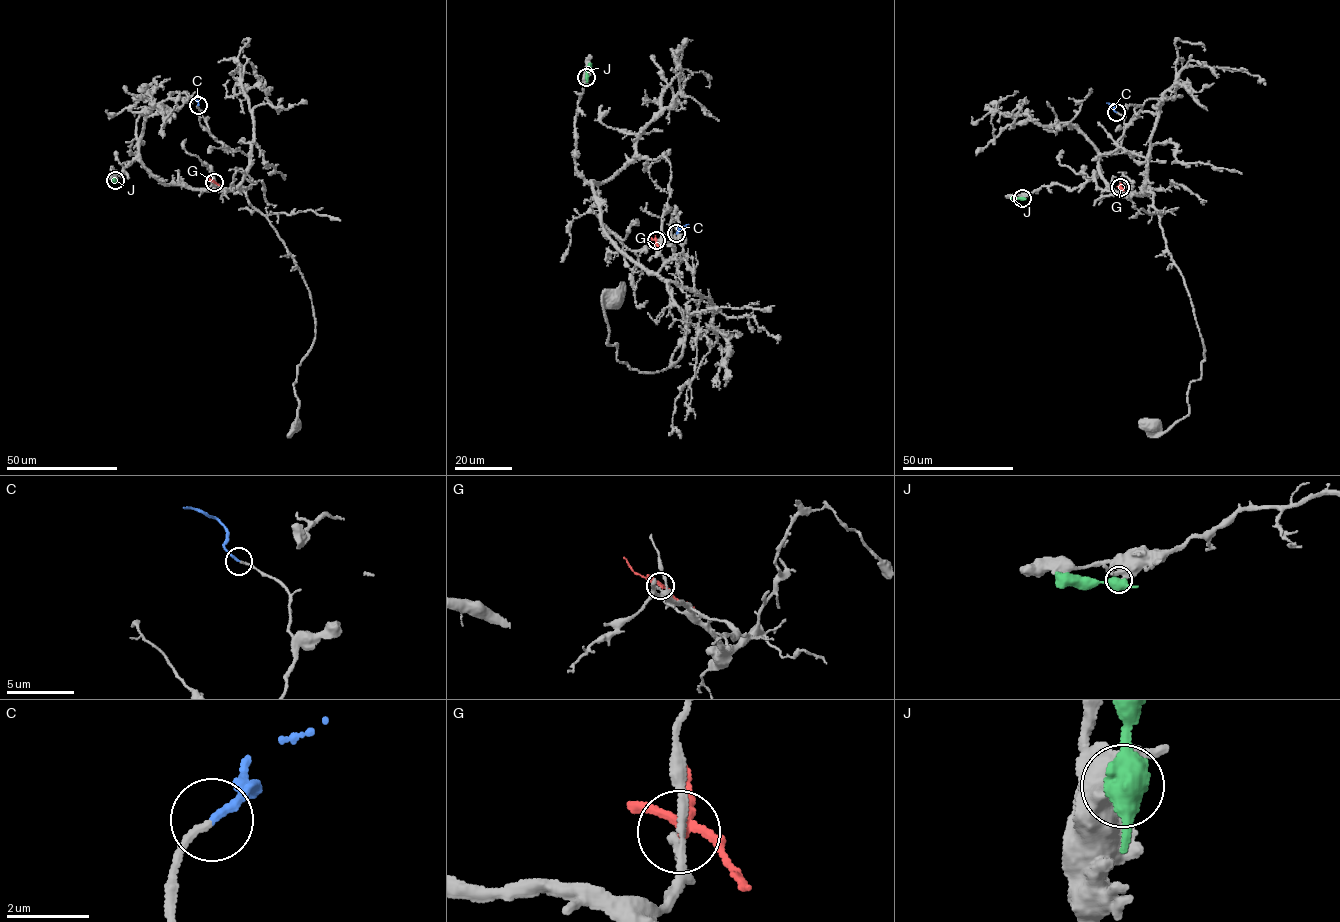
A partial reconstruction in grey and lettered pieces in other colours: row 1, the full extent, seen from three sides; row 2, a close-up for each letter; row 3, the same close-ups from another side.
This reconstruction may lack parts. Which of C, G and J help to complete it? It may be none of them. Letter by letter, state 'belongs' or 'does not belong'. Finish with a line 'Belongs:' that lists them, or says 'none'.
C: belongs
G: does not belong
J: does not belong
Belongs: C

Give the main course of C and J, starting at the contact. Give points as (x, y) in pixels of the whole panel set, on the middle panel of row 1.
C: (676, 233), (688, 224)
J: (587, 77), (591, 64)

